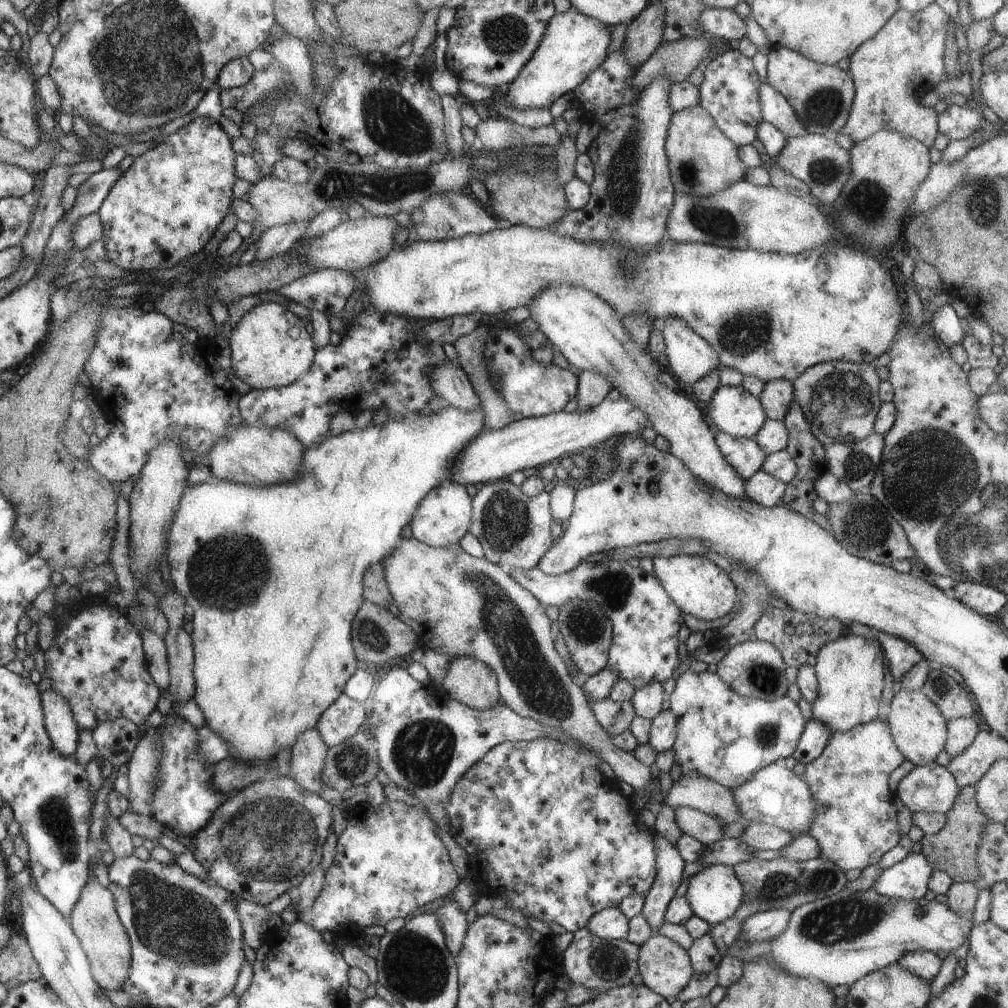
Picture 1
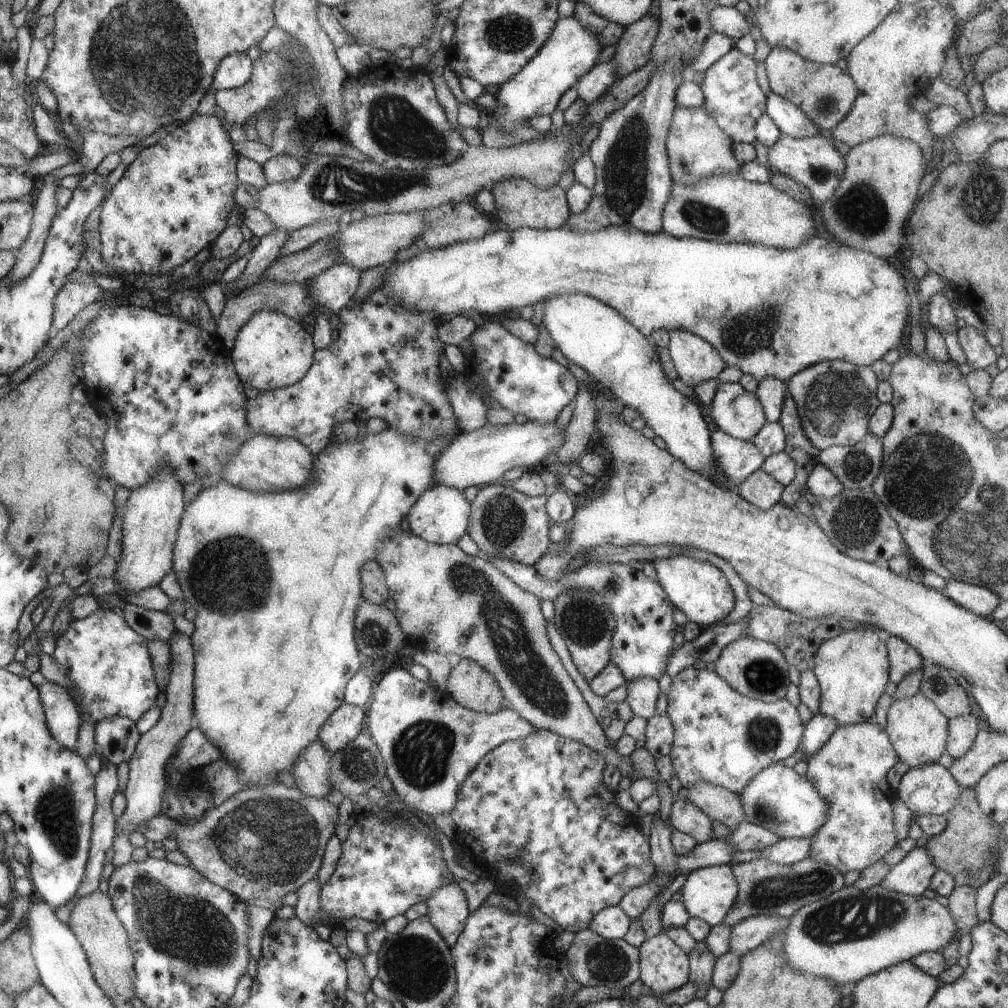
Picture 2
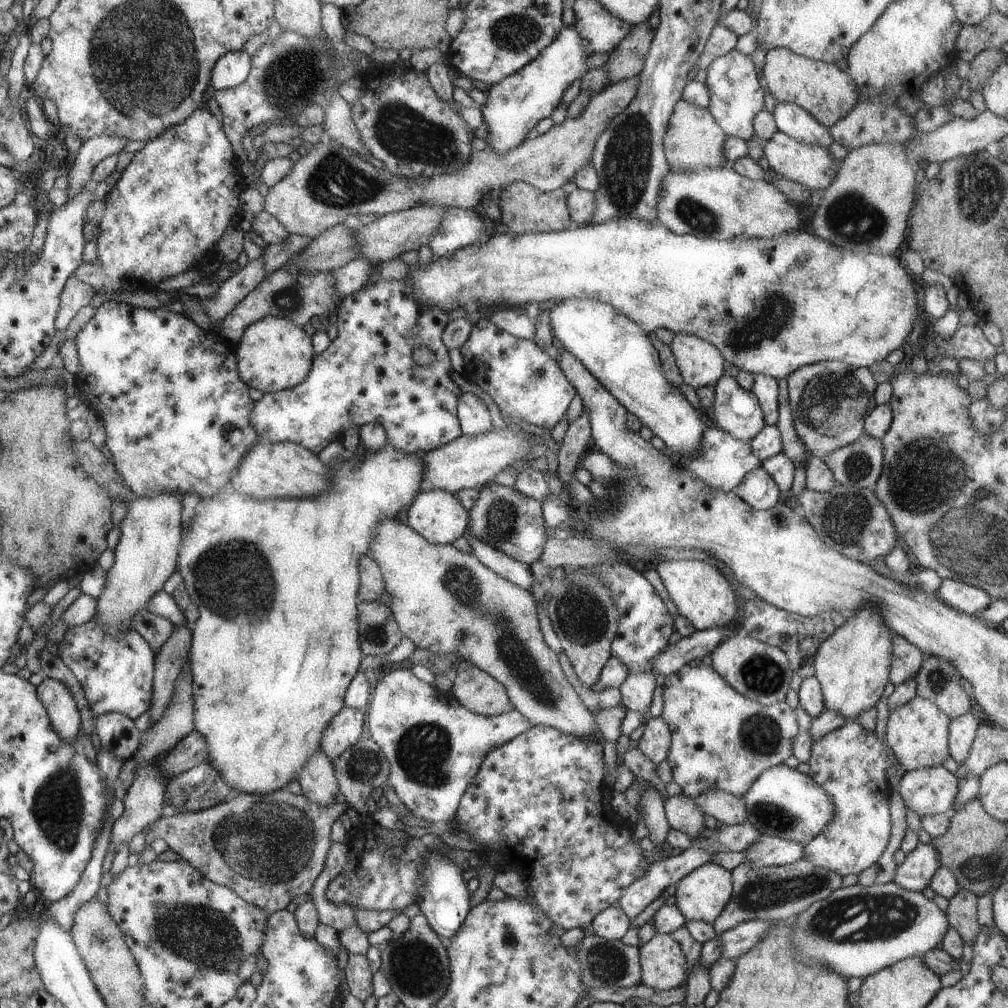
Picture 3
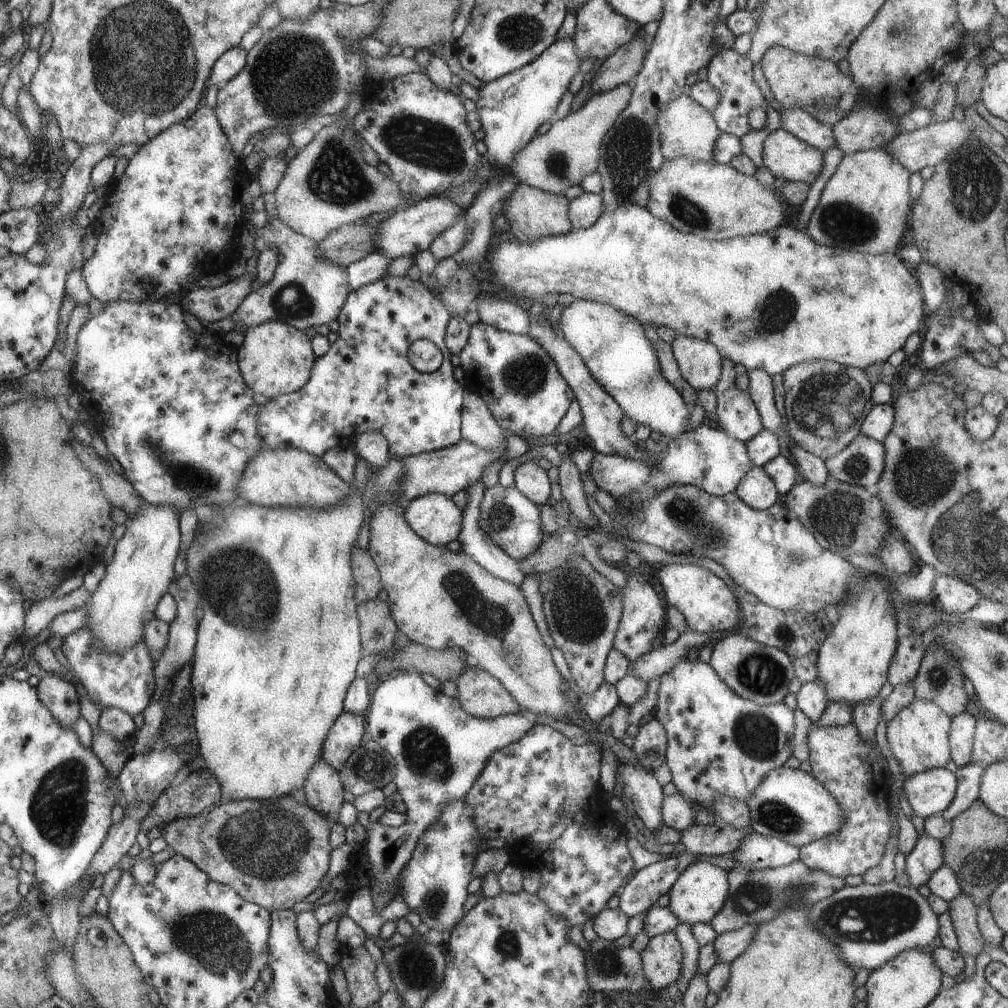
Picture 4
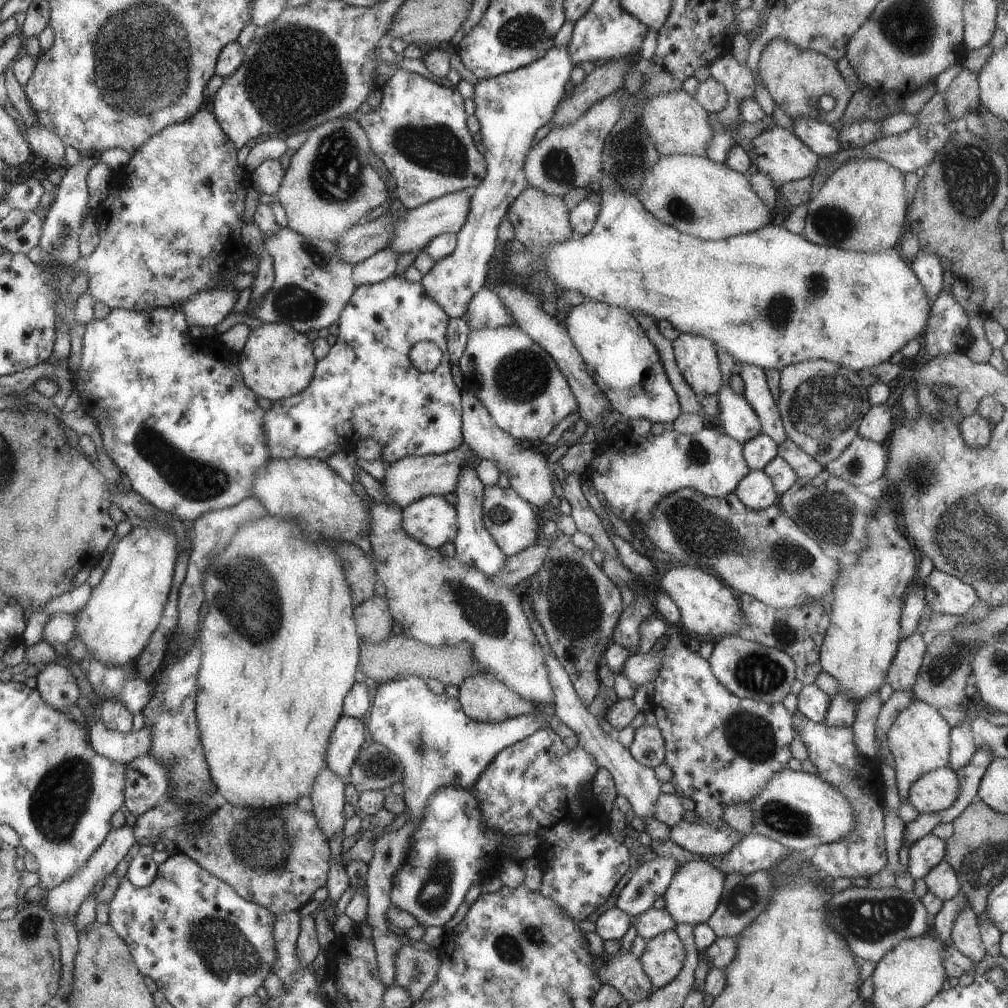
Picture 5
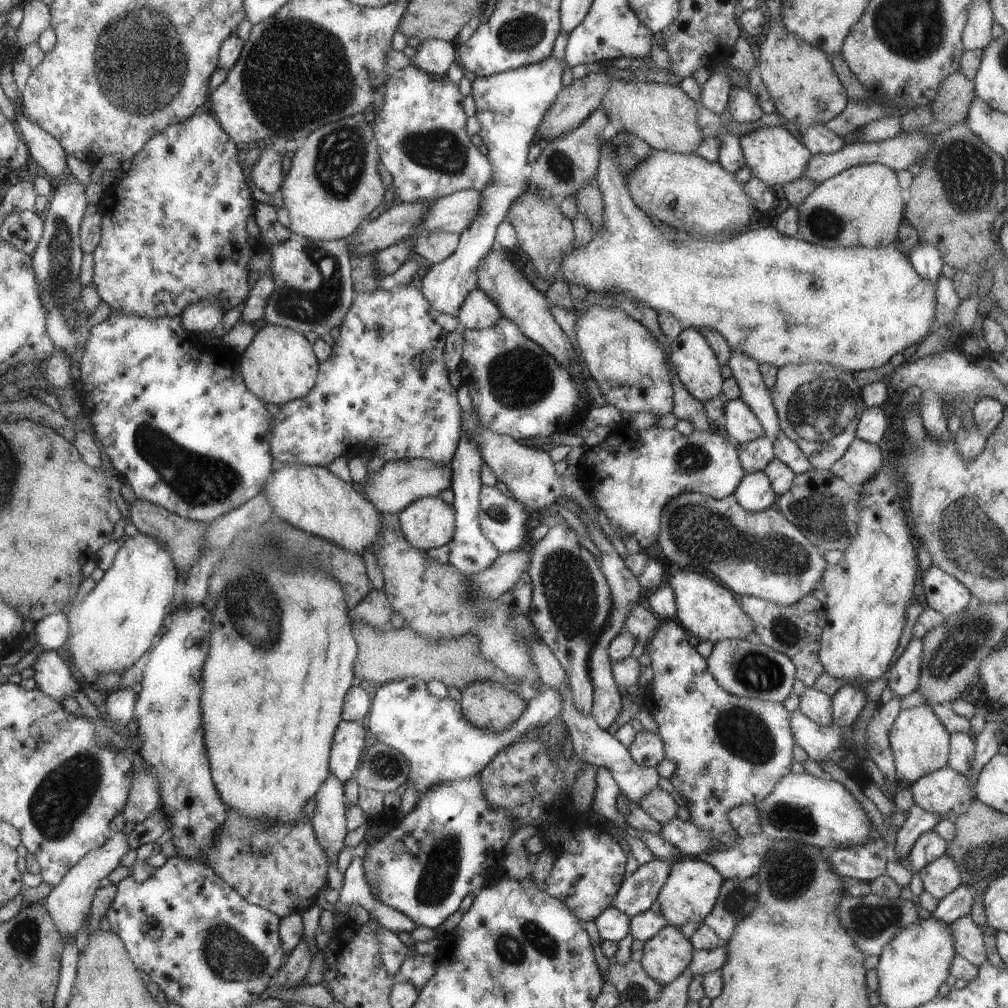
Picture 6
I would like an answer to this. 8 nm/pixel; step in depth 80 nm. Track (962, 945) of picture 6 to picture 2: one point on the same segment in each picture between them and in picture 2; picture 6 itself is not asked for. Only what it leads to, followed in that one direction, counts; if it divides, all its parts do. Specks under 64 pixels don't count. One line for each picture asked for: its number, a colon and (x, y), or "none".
2: (962, 902)
3: (962, 912)
4: (963, 912)
5: (965, 937)

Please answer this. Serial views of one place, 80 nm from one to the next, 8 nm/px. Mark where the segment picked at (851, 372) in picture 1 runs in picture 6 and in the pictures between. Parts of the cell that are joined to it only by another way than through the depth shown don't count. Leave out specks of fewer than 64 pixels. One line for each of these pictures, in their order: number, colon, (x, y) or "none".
2: (835, 399)
3: (830, 400)
4: (825, 404)
5: (821, 405)
6: (818, 405)

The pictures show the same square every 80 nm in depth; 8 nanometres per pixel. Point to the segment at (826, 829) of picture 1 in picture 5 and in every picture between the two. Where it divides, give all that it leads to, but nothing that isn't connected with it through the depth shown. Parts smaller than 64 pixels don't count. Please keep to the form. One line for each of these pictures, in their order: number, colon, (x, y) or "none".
2: (850, 771)
3: (850, 764)
4: (852, 768)
5: (831, 749)

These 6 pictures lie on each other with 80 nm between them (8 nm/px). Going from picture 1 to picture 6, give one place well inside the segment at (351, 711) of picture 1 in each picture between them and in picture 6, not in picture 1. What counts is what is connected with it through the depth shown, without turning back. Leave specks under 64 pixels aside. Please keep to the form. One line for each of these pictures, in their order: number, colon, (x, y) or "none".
2: (343, 726)
3: (344, 730)
4: (344, 738)
5: (345, 746)
6: (344, 761)

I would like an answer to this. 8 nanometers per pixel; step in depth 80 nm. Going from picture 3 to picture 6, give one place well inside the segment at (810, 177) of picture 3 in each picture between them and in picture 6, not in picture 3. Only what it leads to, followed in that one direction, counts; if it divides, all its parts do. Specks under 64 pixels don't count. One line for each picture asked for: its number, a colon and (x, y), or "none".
4: (788, 159)
5: (777, 153)
6: (774, 156)

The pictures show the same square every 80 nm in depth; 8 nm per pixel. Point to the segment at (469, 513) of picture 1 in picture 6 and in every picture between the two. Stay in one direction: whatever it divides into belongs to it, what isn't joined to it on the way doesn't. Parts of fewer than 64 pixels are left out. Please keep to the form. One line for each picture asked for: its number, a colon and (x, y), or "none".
2: (442, 515)
3: (437, 515)
4: (435, 517)
5: (432, 521)
6: (429, 522)

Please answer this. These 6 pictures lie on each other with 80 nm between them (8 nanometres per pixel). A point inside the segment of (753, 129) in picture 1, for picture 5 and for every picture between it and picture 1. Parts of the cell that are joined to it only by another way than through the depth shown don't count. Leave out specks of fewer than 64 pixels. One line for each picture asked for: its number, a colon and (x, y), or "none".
2: (732, 95)
3: (736, 97)
4: (731, 73)
5: (738, 81)

